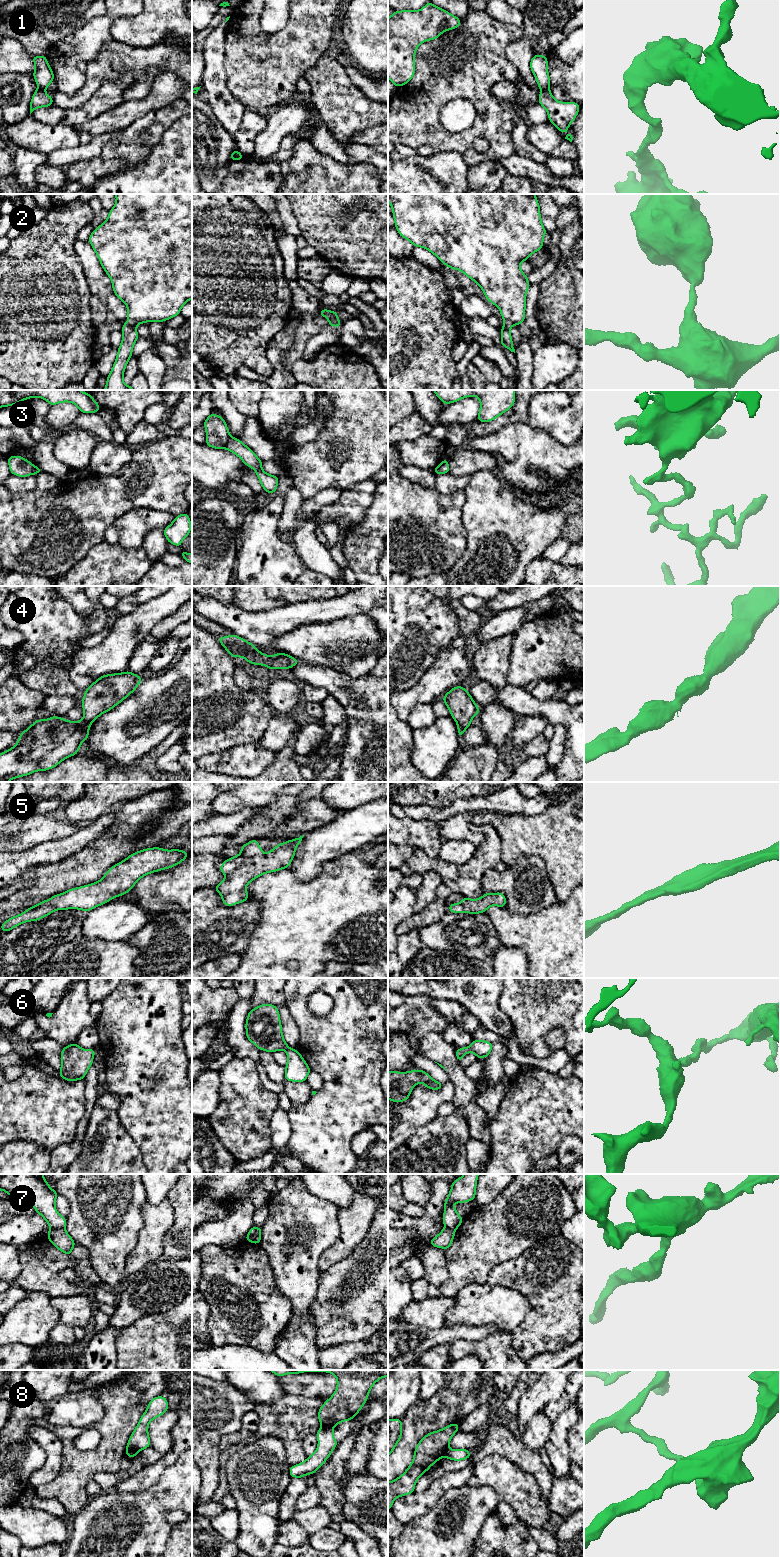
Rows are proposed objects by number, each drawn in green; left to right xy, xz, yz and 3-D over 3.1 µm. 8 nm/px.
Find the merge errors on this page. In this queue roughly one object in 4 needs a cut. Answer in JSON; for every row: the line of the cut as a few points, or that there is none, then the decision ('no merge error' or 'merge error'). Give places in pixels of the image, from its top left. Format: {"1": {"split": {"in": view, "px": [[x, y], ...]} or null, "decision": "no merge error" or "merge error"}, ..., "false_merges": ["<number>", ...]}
{"1": {"split": {"in": "yz", "px": [[548, 87], [541, 90]]}, "decision": "merge error"}, "2": {"split": null, "decision": "no merge error"}, "3": {"split": {"in": "xz", "px": [[231, 437], [224, 447]]}, "decision": "merge error"}, "4": {"split": null, "decision": "no merge error"}, "5": {"split": null, "decision": "no merge error"}, "6": {"split": null, "decision": "no merge error"}, "7": {"split": {"in": "xy", "px": [[63, 1227], [50, 1229]]}, "decision": "merge error"}, "8": {"split": {"in": "xz", "px": [[322, 1425], [332, 1428]]}, "decision": "merge error"}, "false_merges": ["1", "3", "7", "8"]}

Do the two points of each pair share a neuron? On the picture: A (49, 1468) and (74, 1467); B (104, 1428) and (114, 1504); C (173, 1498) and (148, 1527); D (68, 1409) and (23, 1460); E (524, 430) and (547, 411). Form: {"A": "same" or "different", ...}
{"A": "different", "B": "different", "C": "same", "D": "same", "E": "different"}

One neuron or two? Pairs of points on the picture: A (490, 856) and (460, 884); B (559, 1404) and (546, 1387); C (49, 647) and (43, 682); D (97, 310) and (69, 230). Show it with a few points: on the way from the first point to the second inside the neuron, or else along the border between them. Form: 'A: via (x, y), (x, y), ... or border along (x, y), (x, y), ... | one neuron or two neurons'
A: via (483, 861), (467, 877) | one neuron
B: border along (568, 1380), (563, 1392), (544, 1407) | two neurons
C: via (46, 656), (43, 661), (43, 673) | one neuron
D: border along (91, 295), (90, 317), (92, 319) | two neurons

